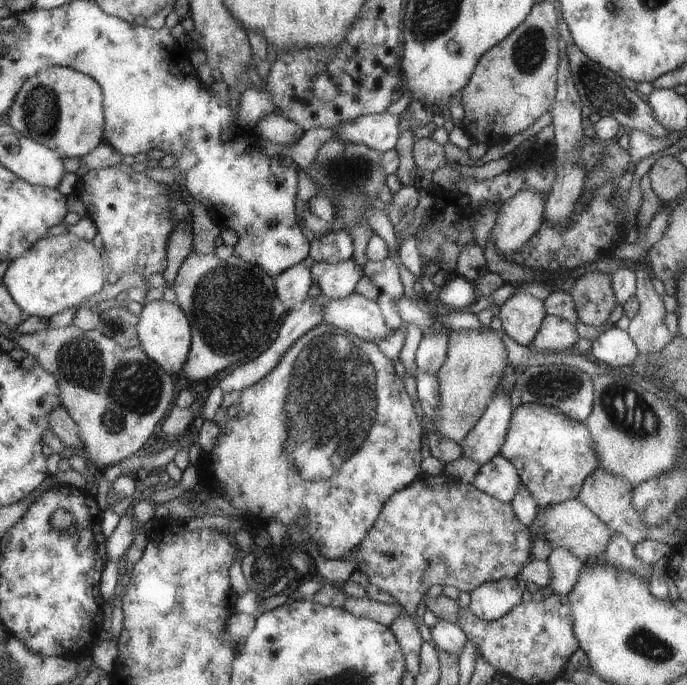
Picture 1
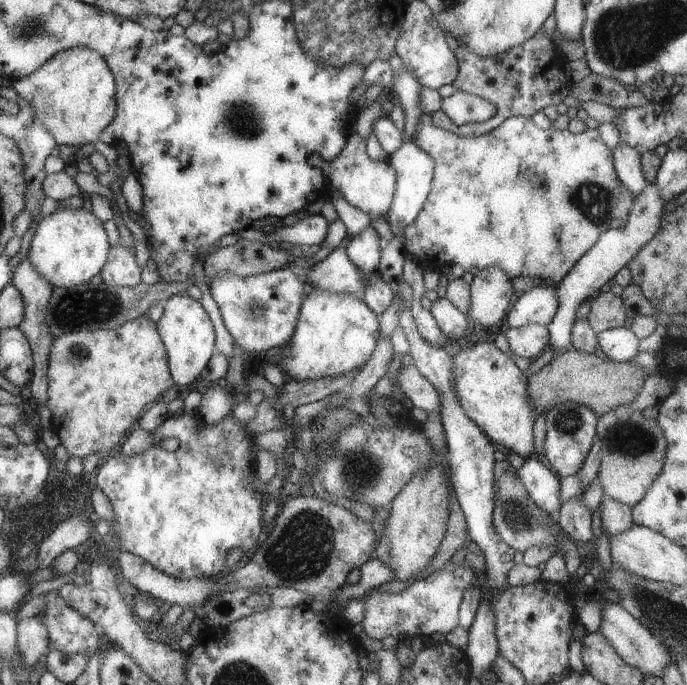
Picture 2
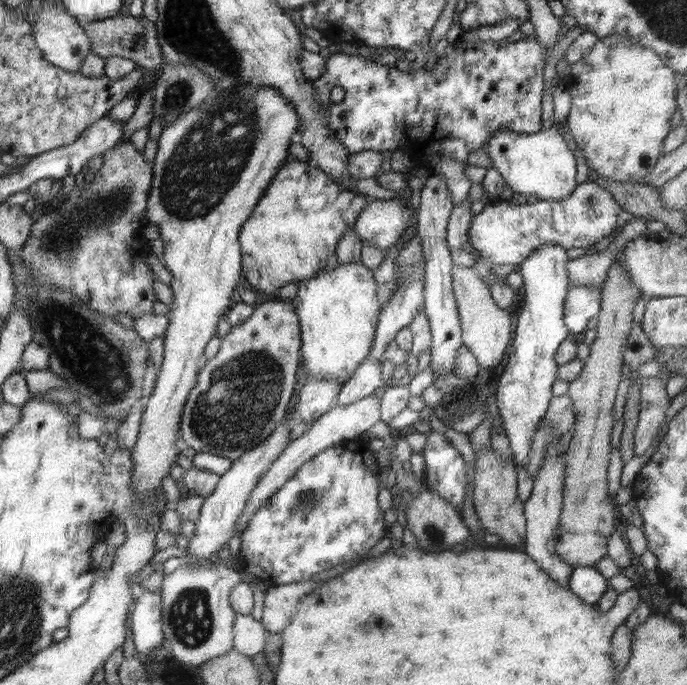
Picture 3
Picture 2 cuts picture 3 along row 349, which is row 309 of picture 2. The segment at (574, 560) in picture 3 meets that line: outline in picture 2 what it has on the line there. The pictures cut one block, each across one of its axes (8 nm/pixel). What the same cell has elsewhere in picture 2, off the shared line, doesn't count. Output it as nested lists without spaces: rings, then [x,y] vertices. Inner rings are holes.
[[[604,291],[590,300],[591,308],[586,320],[596,335],[609,329],[625,327],[627,310],[622,300],[611,291]]]

